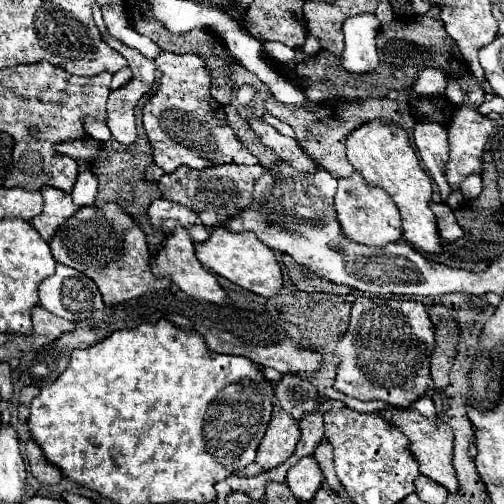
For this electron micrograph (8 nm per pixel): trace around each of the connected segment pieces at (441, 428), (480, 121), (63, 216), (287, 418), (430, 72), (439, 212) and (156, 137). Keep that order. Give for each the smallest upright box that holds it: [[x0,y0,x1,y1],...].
[[380,407,458,493],[446,105,494,187],[30,187,78,241],[240,409,300,477],[412,67,447,95],[430,201,464,241],[142,51,258,173]]

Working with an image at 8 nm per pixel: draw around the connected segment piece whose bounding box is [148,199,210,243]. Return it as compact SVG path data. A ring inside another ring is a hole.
M158 199L150 205L148 213L150 213L152 225L162 229L164 233L172 233L176 227L186 227L188 233L192 235L194 243L202 243L210 237L208 229L200 223L196 213L192 213L188 207L184 207L180 203Z

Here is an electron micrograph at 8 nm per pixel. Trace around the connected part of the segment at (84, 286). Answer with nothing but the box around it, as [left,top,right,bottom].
[40,263,104,321]

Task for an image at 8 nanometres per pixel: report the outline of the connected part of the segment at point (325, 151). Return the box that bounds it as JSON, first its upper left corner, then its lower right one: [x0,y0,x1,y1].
[266,97,400,177]

